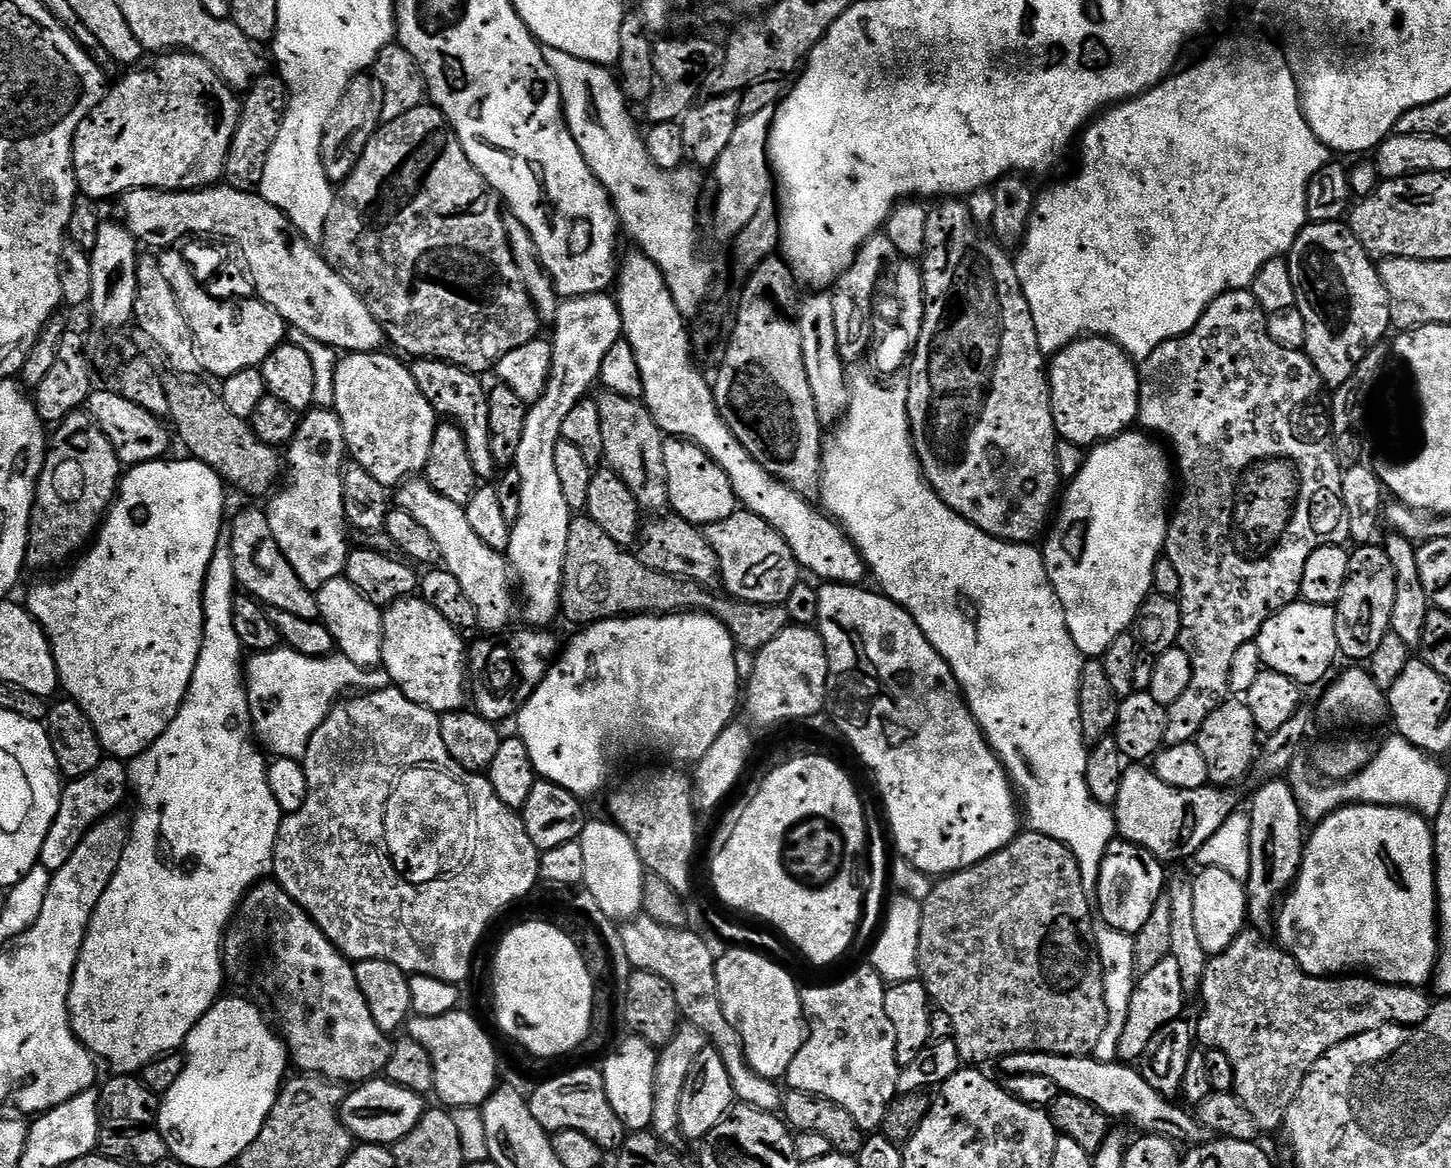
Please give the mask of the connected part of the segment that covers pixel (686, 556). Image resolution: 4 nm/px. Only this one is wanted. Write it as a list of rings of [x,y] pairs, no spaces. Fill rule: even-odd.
[[[664,514],[649,520],[652,521],[641,527],[638,537],[638,555],[642,566],[650,566],[650,570],[681,576],[684,580],[693,580],[705,586],[717,583],[720,574],[718,554],[714,554],[710,542],[697,525],[675,514]]]

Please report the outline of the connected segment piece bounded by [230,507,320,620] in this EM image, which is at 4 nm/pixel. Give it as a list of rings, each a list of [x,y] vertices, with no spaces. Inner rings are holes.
[[[263,507],[248,508],[236,517],[231,517],[232,557],[236,571],[236,583],[252,599],[259,601],[265,609],[286,610],[286,614],[295,614],[297,618],[317,619],[320,615],[320,601],[313,589],[307,588],[294,574],[294,566],[286,562],[278,542],[274,542],[274,530],[270,530],[267,511]]]

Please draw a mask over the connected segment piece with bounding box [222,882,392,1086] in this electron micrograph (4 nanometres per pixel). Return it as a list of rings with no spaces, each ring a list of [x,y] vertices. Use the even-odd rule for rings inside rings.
[[[261,882],[245,894],[224,934],[222,959],[229,977],[246,979],[248,967],[255,956],[260,959],[260,972],[265,982],[276,995],[276,1008],[280,1011],[278,1031],[288,1049],[291,1063],[295,1067],[297,1064],[301,1073],[326,1076],[329,1080],[356,1086],[379,1077],[387,1069],[392,1053],[390,1036],[378,1030],[378,1022],[374,1022],[370,1006],[366,1006],[366,998],[362,998],[362,990],[358,990],[353,961],[347,960],[332,945],[330,938],[326,938],[324,931],[312,921],[311,914],[302,910],[302,906],[286,894],[282,885],[275,882]]]

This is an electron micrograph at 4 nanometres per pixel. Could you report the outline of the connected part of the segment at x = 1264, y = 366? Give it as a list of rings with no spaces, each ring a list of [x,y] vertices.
[[[1252,291],[1224,292],[1218,298],[1214,298],[1214,302],[1210,302],[1202,318],[1198,318],[1196,325],[1187,334],[1178,336],[1175,340],[1162,342],[1162,346],[1155,348],[1142,361],[1138,371],[1140,373],[1139,427],[1145,433],[1155,434],[1157,437],[1165,436],[1165,438],[1160,438],[1167,441],[1170,448],[1170,443],[1172,443],[1171,451],[1178,465],[1178,476],[1179,479],[1180,476],[1184,479],[1185,484],[1180,501],[1177,504],[1175,501],[1163,550],[1163,555],[1170,562],[1174,562],[1178,570],[1178,578],[1182,578],[1178,597],[1182,614],[1182,630],[1178,646],[1186,654],[1186,658],[1190,658],[1192,667],[1190,686],[1182,693],[1182,698],[1178,698],[1178,702],[1167,705],[1165,745],[1182,746],[1193,743],[1196,735],[1202,730],[1202,722],[1206,722],[1206,718],[1210,718],[1210,714],[1214,714],[1214,710],[1218,710],[1218,706],[1229,699],[1228,683],[1234,653],[1242,646],[1253,643],[1260,632],[1260,627],[1272,615],[1282,611],[1288,604],[1297,603],[1300,596],[1302,570],[1306,570],[1306,562],[1310,554],[1314,554],[1314,550],[1323,548],[1326,544],[1333,543],[1334,538],[1340,538],[1336,536],[1350,537],[1350,522],[1342,502],[1344,473],[1340,461],[1336,458],[1336,448],[1332,445],[1332,413],[1330,400],[1326,395],[1325,382],[1310,362],[1307,352],[1295,348],[1284,348],[1278,342],[1274,342],[1274,338],[1270,338],[1267,315],[1258,306],[1258,298],[1254,298]]]

